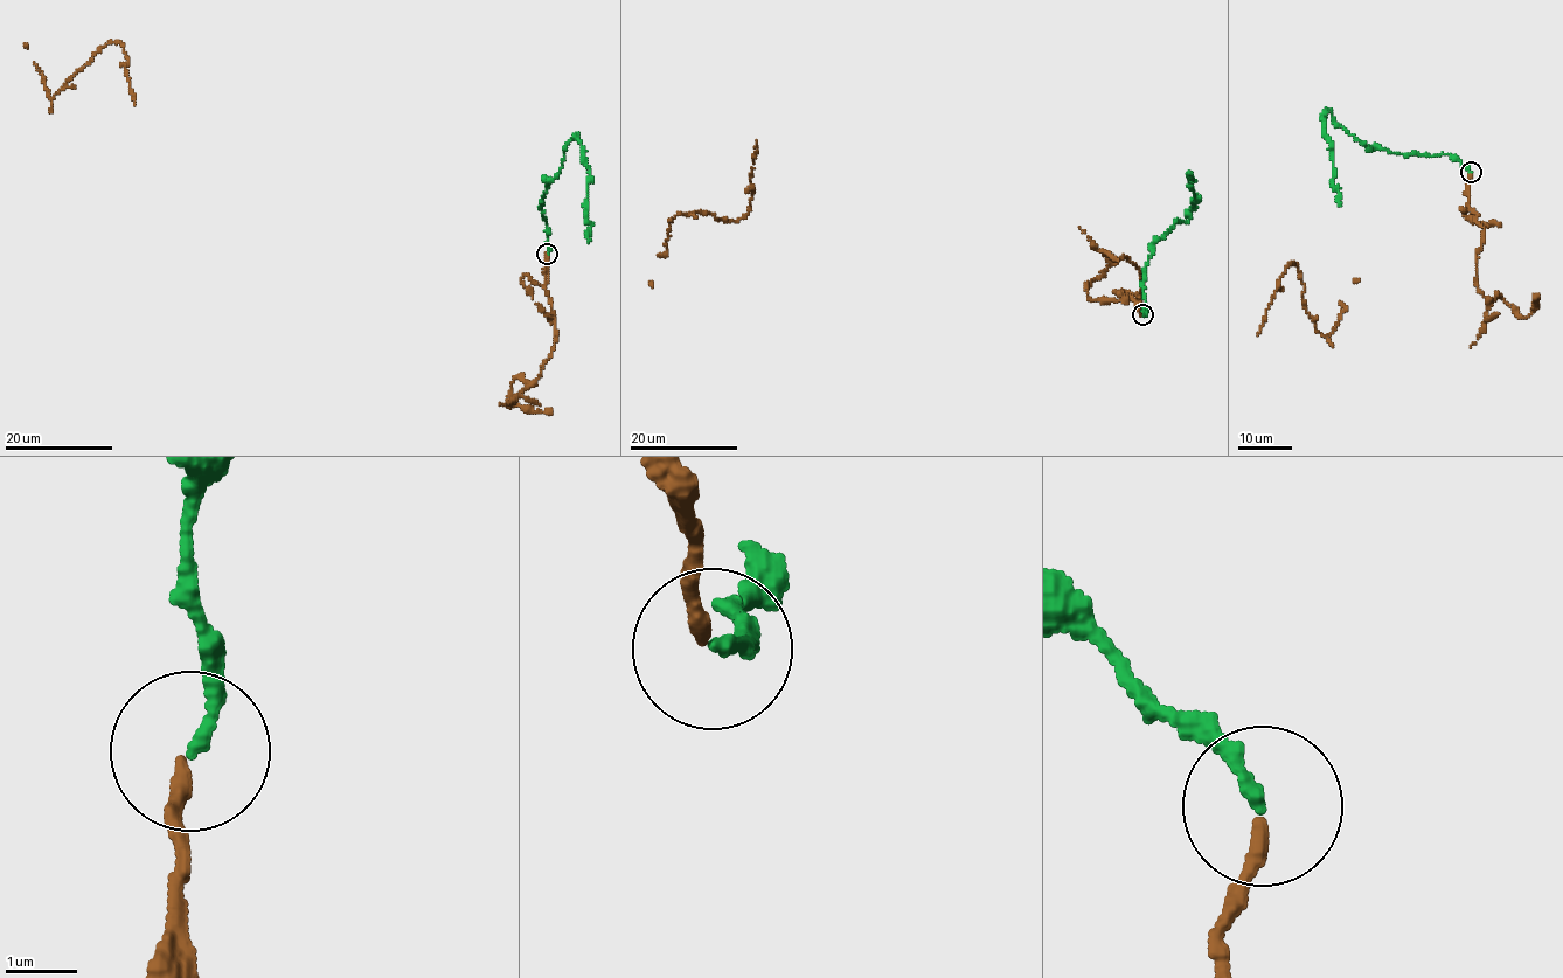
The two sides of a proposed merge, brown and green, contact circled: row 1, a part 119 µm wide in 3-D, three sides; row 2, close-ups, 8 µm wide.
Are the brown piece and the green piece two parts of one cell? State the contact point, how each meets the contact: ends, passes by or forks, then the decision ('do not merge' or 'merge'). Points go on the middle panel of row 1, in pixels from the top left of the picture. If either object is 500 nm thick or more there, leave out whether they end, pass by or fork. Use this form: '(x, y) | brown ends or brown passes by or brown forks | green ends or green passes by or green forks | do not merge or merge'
(1143, 314) | brown ends | green ends | merge

